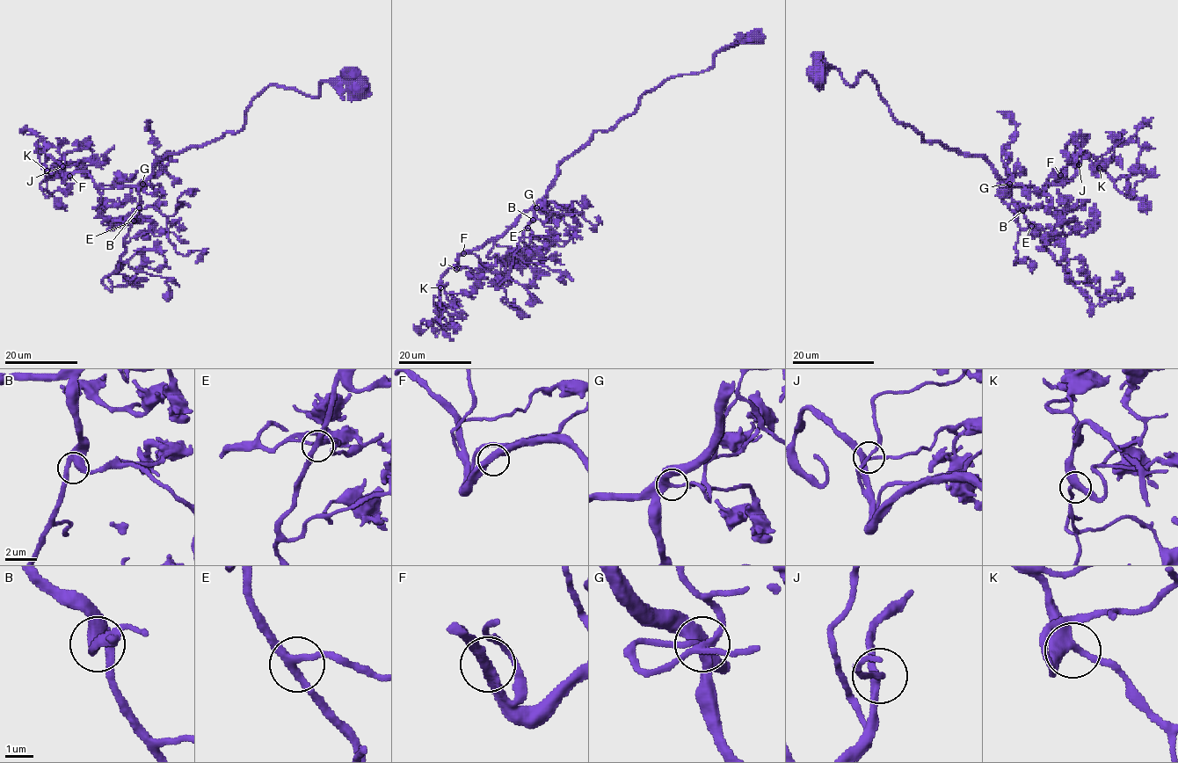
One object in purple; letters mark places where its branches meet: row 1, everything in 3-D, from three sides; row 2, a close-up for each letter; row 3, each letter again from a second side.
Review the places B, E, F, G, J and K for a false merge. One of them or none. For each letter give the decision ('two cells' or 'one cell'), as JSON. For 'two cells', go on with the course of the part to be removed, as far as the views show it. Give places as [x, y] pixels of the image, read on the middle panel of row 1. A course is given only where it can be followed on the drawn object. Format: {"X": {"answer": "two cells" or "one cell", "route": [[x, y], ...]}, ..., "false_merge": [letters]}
{"B": {"answer": "one cell"}, "E": {"answer": "one cell"}, "F": {"answer": "one cell"}, "G": {"answer": "one cell"}, "J": {"answer": "one cell"}, "K": {"answer": "one cell"}, "false_merge": []}

